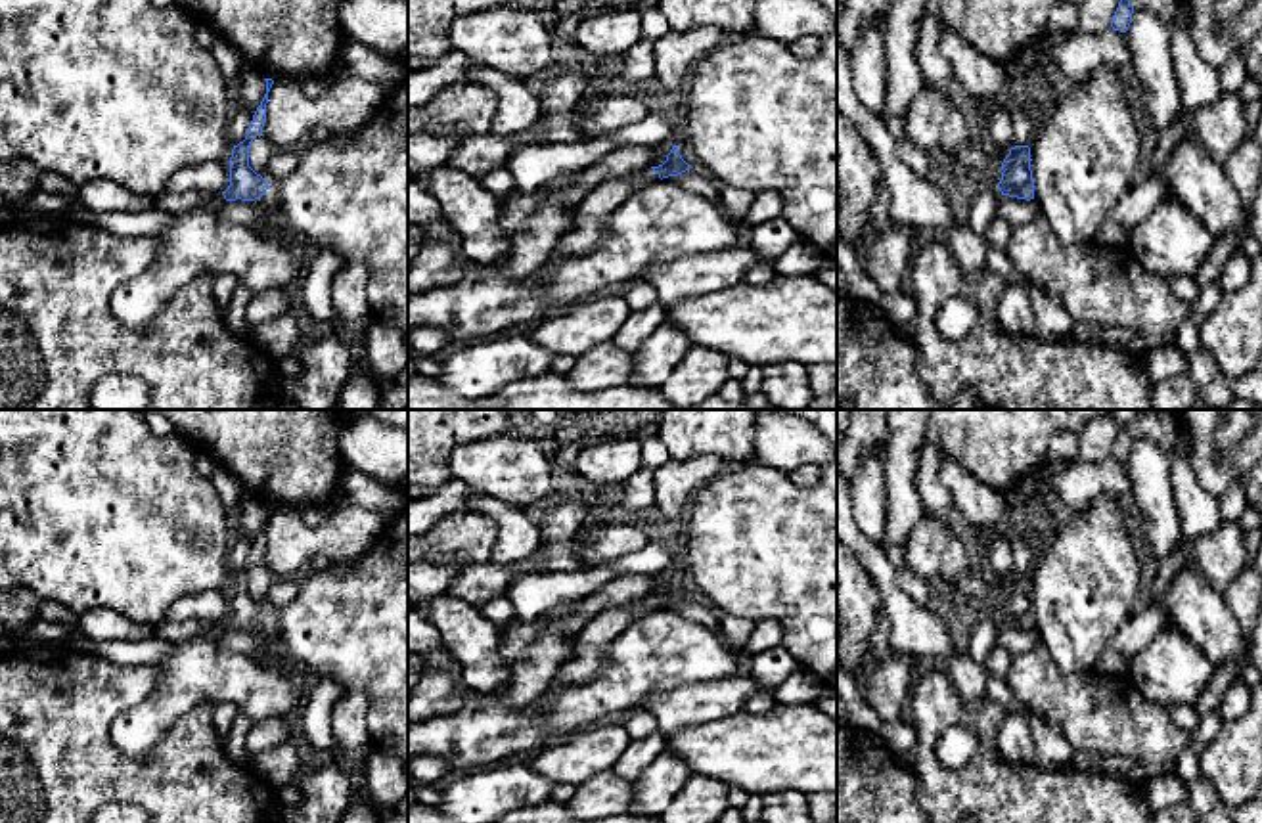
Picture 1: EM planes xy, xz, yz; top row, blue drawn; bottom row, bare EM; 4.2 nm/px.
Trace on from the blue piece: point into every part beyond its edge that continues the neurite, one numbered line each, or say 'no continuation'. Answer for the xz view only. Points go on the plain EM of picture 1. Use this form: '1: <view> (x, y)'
1: xz (646, 605)

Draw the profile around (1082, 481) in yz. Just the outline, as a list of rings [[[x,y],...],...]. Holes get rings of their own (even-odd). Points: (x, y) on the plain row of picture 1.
[[[1076,457],[1063,473],[1051,478],[1051,490],[1067,513],[1086,509],[1097,496],[1126,494],[1132,488],[1132,477],[1126,461],[1109,457],[1090,461]]]

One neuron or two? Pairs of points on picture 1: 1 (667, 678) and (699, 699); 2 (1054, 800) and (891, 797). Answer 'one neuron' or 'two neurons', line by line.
1: two neurons
2: two neurons

